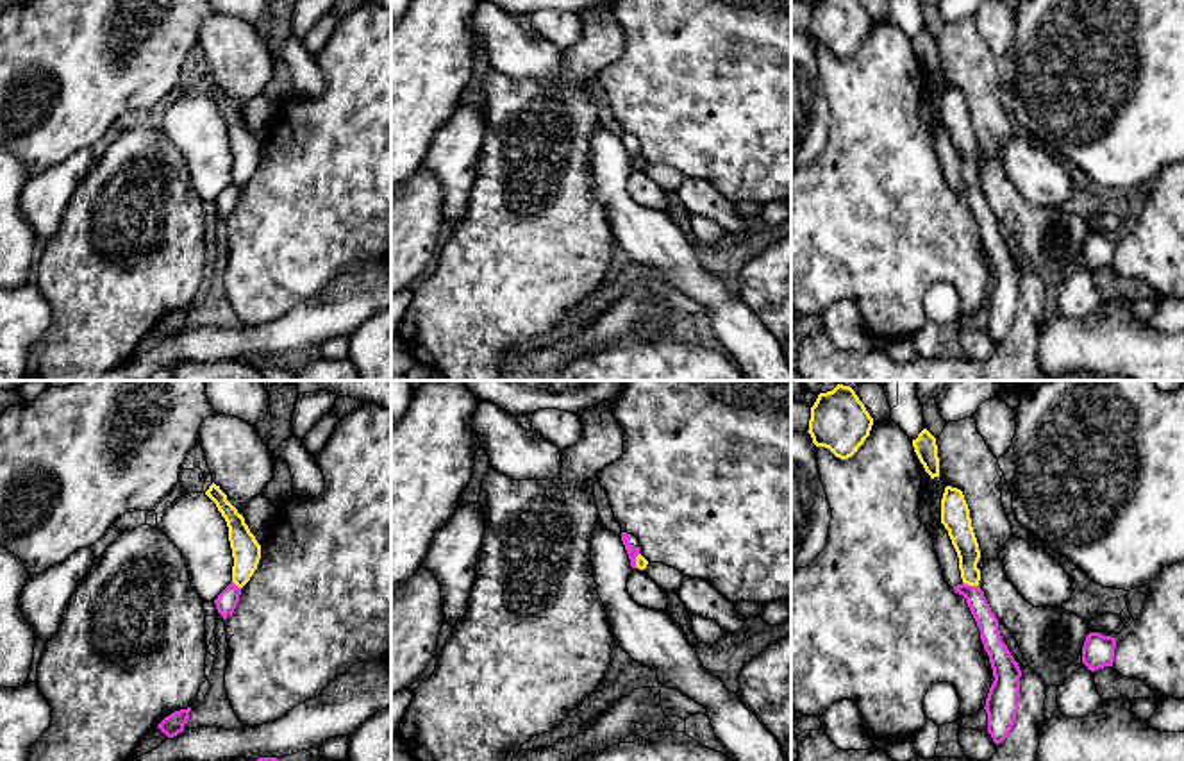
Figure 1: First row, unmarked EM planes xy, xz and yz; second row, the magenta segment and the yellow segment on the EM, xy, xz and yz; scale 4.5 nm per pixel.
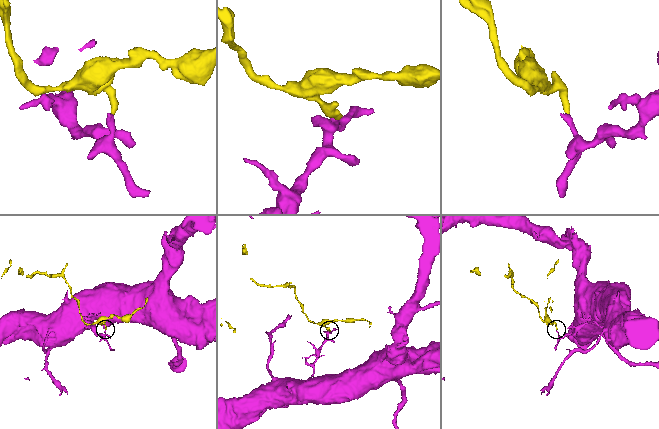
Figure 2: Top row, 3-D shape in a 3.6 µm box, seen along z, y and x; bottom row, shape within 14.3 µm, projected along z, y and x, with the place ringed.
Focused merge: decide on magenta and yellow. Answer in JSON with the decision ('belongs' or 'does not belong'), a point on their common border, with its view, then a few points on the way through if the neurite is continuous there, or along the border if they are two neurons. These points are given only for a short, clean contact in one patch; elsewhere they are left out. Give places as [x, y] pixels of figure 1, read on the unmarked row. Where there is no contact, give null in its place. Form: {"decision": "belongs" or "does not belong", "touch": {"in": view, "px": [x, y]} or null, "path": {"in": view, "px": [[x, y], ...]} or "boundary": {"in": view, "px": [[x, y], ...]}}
{"decision": "does not belong", "touch": {"in": "yz", "px": [970, 186]}, "boundary": {"in": "yz", "px": [[963, 181], [977, 186]]}}

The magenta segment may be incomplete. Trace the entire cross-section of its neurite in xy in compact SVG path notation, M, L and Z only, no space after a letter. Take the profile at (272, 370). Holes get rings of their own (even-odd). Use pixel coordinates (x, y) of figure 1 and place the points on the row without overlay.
M259 357L255 363L259 364L264 380L295 380L295 375L286 370L277 357Z

